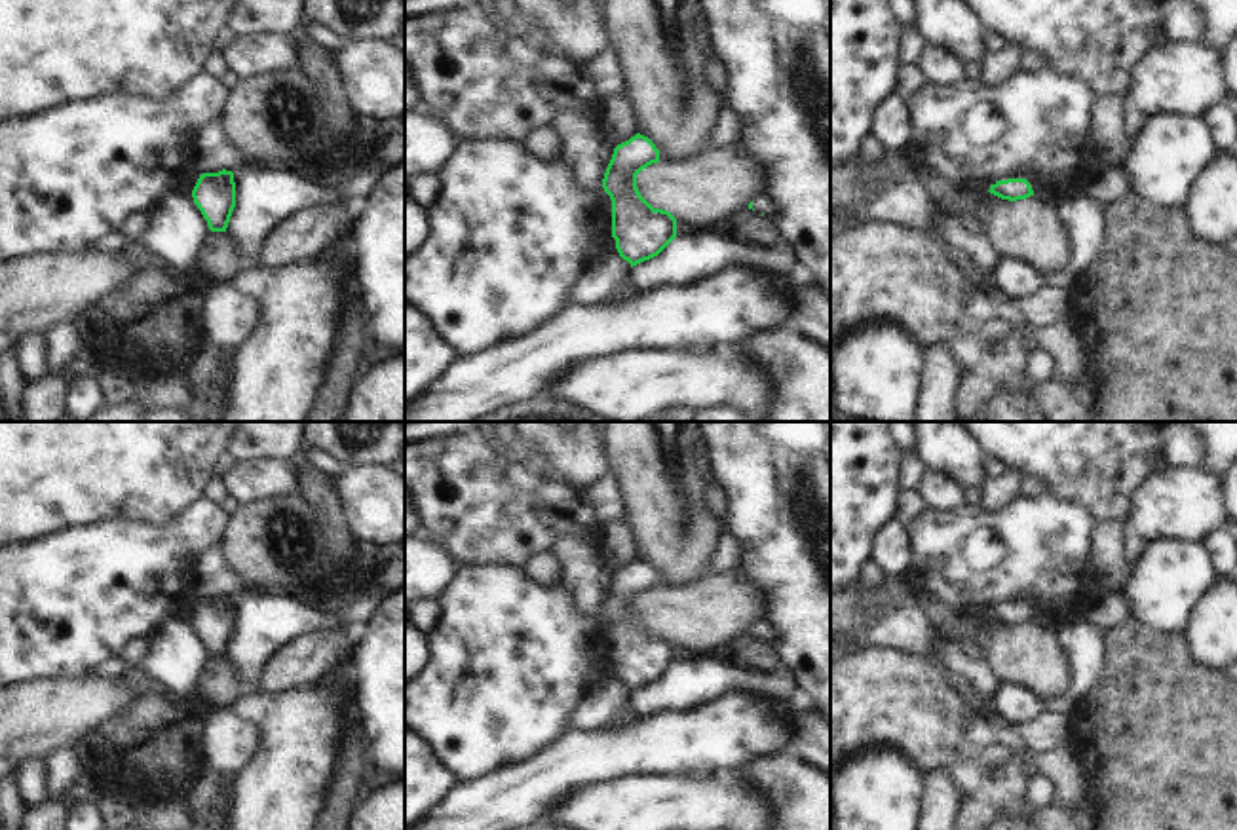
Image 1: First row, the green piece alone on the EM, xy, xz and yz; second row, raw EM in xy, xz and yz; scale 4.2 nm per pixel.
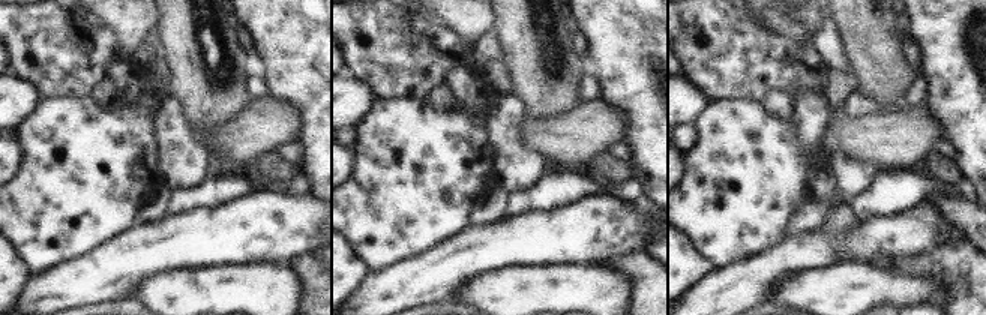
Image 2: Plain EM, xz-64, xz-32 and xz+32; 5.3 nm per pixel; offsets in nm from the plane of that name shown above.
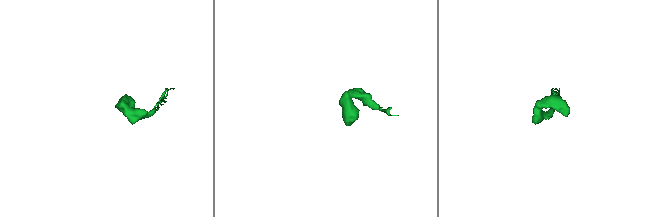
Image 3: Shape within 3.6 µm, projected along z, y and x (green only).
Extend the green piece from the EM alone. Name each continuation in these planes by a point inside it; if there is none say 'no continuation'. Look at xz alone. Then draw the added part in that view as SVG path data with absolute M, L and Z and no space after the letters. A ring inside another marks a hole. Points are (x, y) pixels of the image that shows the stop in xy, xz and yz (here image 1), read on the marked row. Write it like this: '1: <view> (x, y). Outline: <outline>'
1: xz (764, 204). Outline: M770 194L754 198L752 209L768 217L775 217L781 211L779 203Z

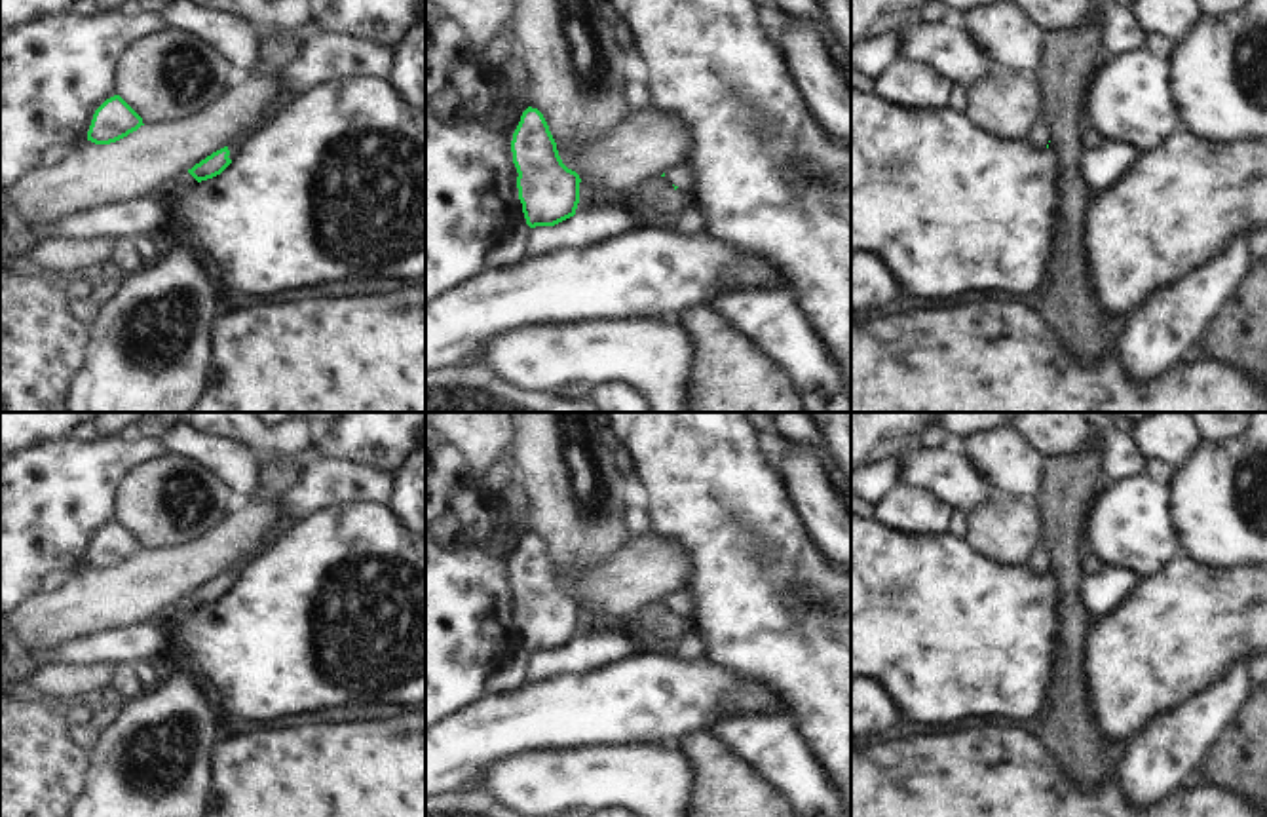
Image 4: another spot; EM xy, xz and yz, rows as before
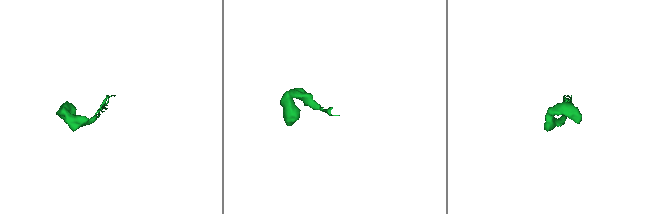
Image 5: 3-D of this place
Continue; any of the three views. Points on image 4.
1: xy (236, 145). Outline: M268 118L260 127L253 129L251 133L247 133L245 137L234 141L228 150L230 150L230 160L234 160L239 152L239 148L260 129L264 129L274 118Z

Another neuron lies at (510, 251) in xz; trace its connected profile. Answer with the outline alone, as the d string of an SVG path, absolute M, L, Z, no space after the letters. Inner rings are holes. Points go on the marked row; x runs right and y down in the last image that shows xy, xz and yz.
M517 224L507 238L503 238L500 243L496 243L490 249L490 253L486 256L486 266L488 268L505 268L505 266L513 266L513 264L520 262L528 238L530 238L530 226Z

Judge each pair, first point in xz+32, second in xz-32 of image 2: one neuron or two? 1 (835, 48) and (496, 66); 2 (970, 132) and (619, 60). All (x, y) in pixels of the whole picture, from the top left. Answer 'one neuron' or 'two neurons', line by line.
1: two neurons
2: one neuron

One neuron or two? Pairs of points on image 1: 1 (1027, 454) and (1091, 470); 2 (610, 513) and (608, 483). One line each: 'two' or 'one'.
1: one
2: one

